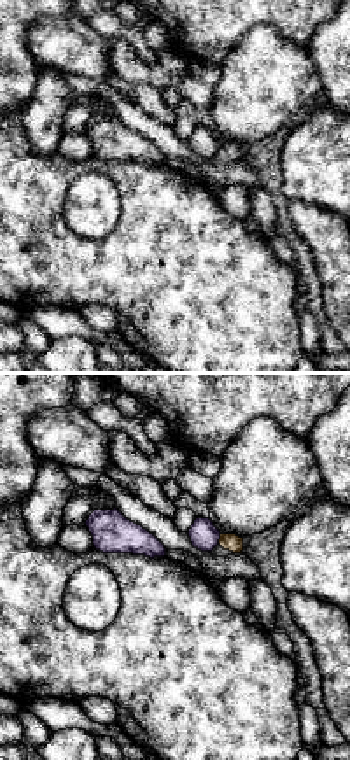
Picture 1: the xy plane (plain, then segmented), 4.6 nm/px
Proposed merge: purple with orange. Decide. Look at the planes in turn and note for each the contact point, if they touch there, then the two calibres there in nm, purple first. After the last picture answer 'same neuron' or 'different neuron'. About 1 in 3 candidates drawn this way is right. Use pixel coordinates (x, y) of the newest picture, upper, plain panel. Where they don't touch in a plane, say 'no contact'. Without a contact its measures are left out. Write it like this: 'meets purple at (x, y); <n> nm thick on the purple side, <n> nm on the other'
meets purple at (219, 146); 130 nm thick on the purple side, 80 nm on the other

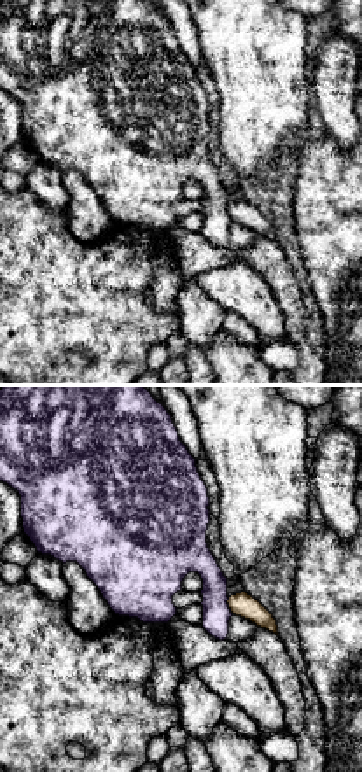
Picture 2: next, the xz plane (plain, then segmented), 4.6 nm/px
meets purple at (228, 214); 130 nm thick on the purple side, 110 nm on the other

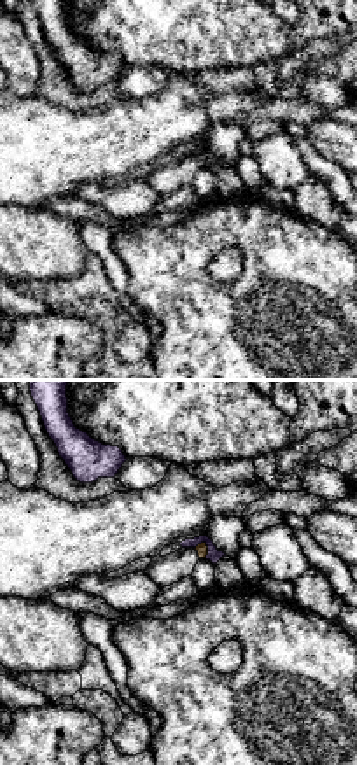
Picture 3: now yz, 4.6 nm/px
meets purple at (209, 158); 70 nm thick on the purple side, 50 nm on the other

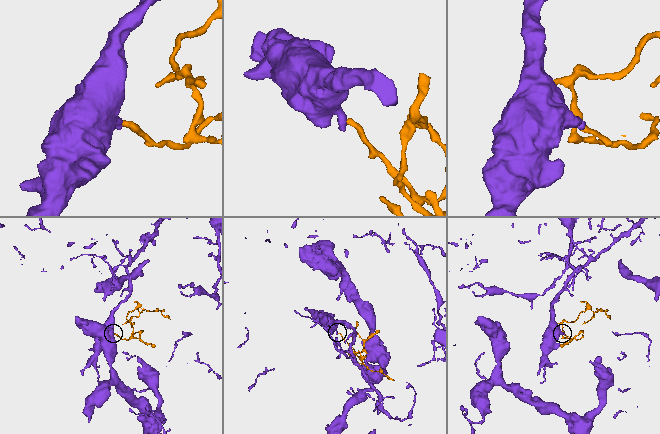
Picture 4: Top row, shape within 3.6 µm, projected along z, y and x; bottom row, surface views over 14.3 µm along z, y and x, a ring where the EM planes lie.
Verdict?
different neuron

